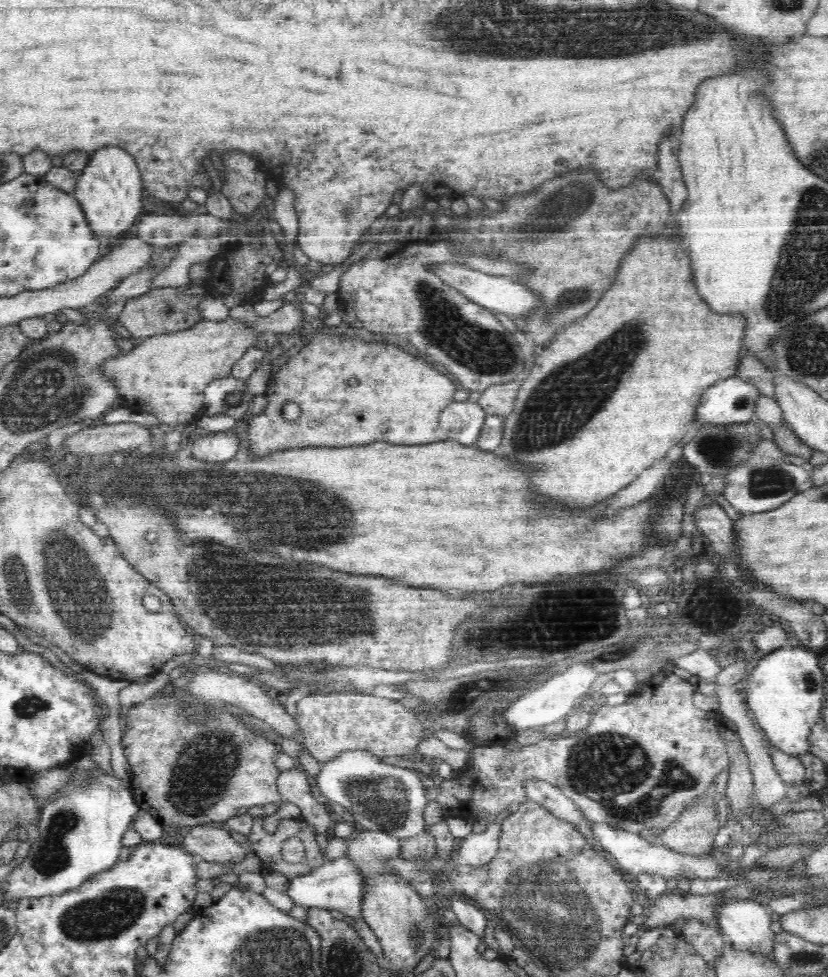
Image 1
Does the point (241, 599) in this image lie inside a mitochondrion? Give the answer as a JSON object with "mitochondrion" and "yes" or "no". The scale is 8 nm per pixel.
{"mitochondrion":"yes"}

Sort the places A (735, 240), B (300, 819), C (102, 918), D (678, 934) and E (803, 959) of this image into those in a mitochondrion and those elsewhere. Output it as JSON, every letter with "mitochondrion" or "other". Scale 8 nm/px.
{"A":"other","B":"other","C":"mitochondrion","D":"other","E":"mitochondrion"}

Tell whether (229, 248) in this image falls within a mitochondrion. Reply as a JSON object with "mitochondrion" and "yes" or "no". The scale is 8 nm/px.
{"mitochondrion":"no"}

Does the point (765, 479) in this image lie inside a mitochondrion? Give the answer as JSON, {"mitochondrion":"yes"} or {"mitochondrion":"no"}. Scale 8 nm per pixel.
{"mitochondrion":"yes"}

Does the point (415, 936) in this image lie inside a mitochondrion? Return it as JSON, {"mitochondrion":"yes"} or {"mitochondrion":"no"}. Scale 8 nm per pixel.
{"mitochondrion":"yes"}

